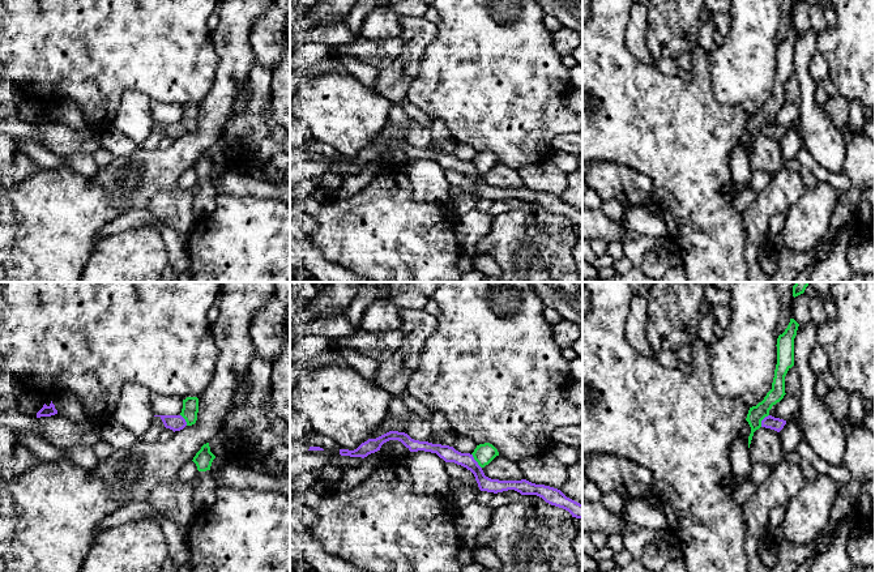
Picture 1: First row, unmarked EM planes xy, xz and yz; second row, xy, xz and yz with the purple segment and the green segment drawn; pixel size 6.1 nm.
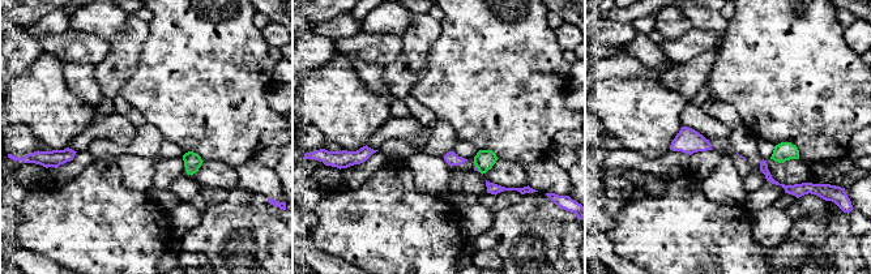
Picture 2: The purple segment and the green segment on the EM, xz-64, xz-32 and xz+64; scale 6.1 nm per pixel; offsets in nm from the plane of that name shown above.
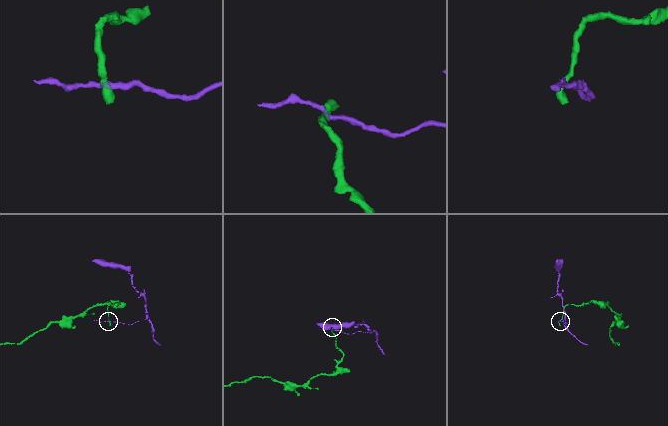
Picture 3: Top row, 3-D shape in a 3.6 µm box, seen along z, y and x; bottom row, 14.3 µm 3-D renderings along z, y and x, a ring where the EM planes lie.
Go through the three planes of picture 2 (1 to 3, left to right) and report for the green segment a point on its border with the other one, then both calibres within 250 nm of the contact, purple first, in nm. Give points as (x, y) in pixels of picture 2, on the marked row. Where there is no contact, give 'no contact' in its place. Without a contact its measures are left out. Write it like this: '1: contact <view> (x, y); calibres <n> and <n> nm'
1: no contact
2: contact xz-32 (477, 168); calibres 20 and 120 nm
3: no contact

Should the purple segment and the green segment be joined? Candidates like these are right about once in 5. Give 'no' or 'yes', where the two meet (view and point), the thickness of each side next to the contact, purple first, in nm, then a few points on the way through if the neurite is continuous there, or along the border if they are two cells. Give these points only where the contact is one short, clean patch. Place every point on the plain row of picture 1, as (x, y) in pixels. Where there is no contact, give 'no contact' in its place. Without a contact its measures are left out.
no; meets purple in xz at (476, 169); 100 nm thick on the purple side, 120 nm on the other; border along xz (472, 161), (481, 175)

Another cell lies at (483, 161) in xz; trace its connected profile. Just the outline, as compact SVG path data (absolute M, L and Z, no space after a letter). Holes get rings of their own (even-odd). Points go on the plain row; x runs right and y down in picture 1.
M485 150L485 151L477 153L477 155L474 157L474 159L471 162L473 162L474 167L478 170L478 172L481 175L485 175L496 163L499 163L499 159L492 151Z

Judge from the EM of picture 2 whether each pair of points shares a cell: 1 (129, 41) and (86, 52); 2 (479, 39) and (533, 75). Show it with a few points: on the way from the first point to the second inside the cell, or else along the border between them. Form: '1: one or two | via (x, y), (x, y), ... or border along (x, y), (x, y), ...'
1: two | border along (111, 42), (110, 51), (95, 65)
2: one | via (492, 52), (515, 75), (520, 75)

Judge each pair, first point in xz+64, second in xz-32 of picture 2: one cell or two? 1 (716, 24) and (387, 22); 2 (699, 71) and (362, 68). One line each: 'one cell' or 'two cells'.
1: two cells
2: two cells

